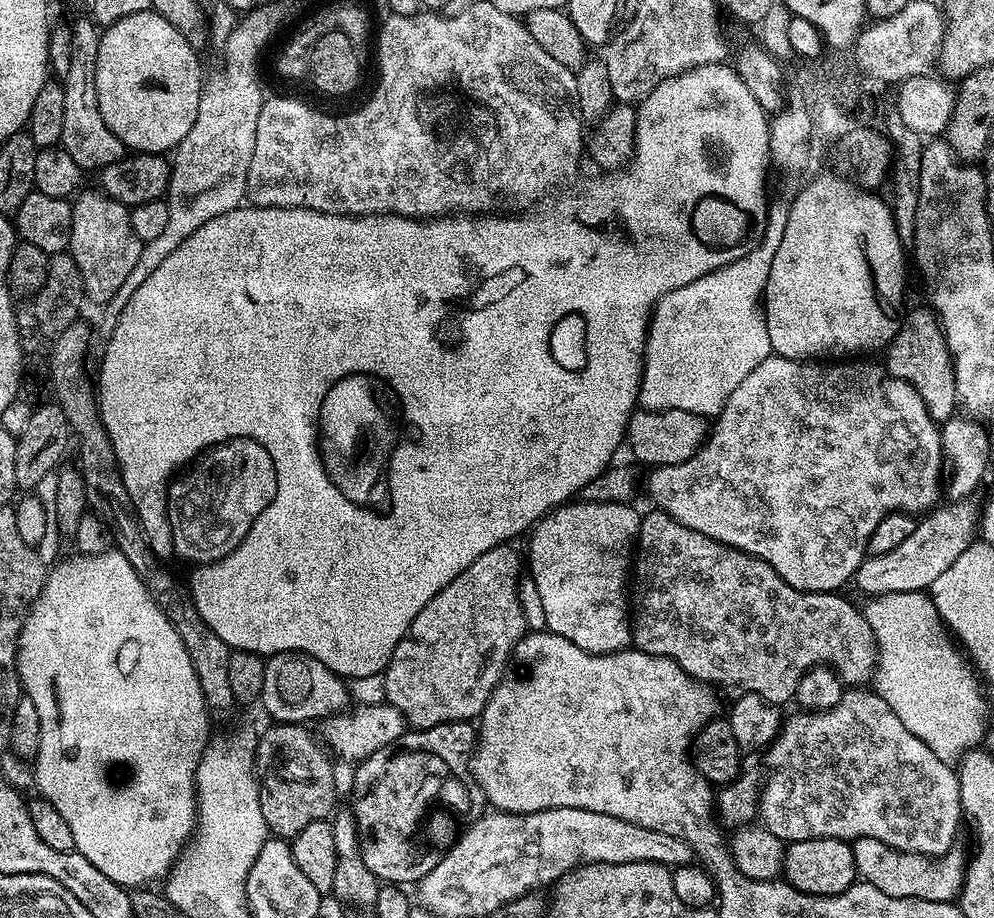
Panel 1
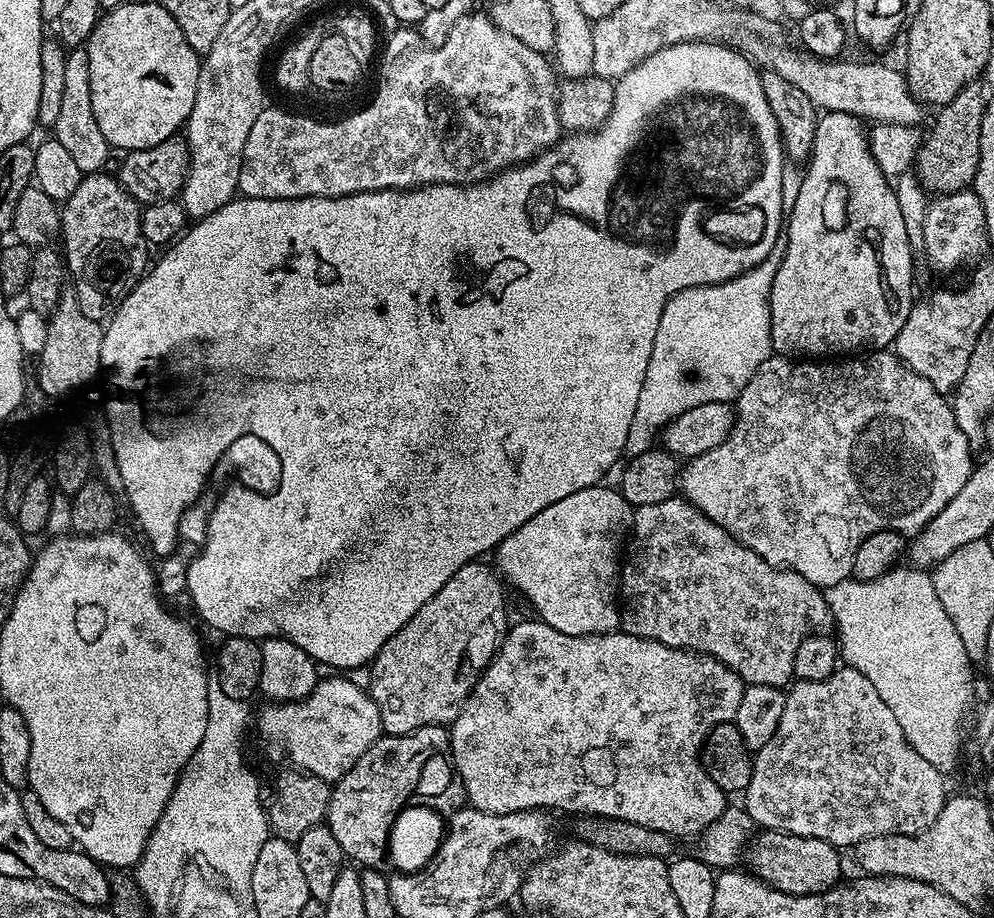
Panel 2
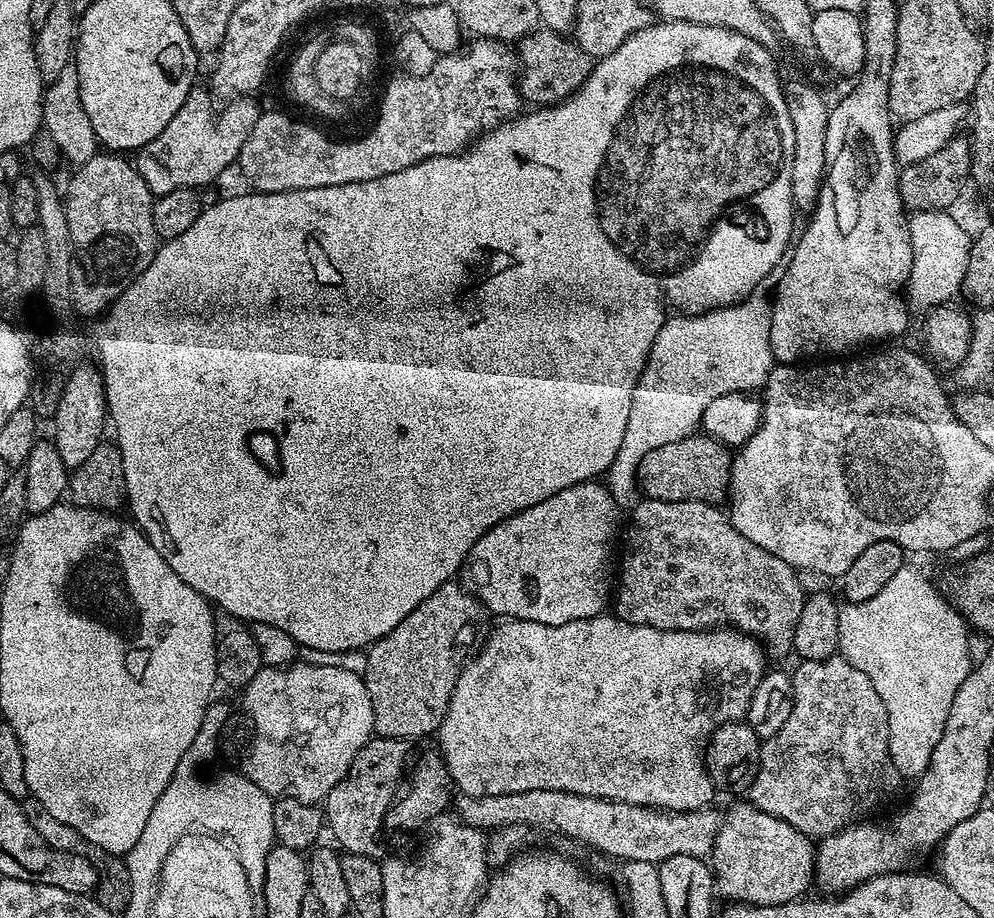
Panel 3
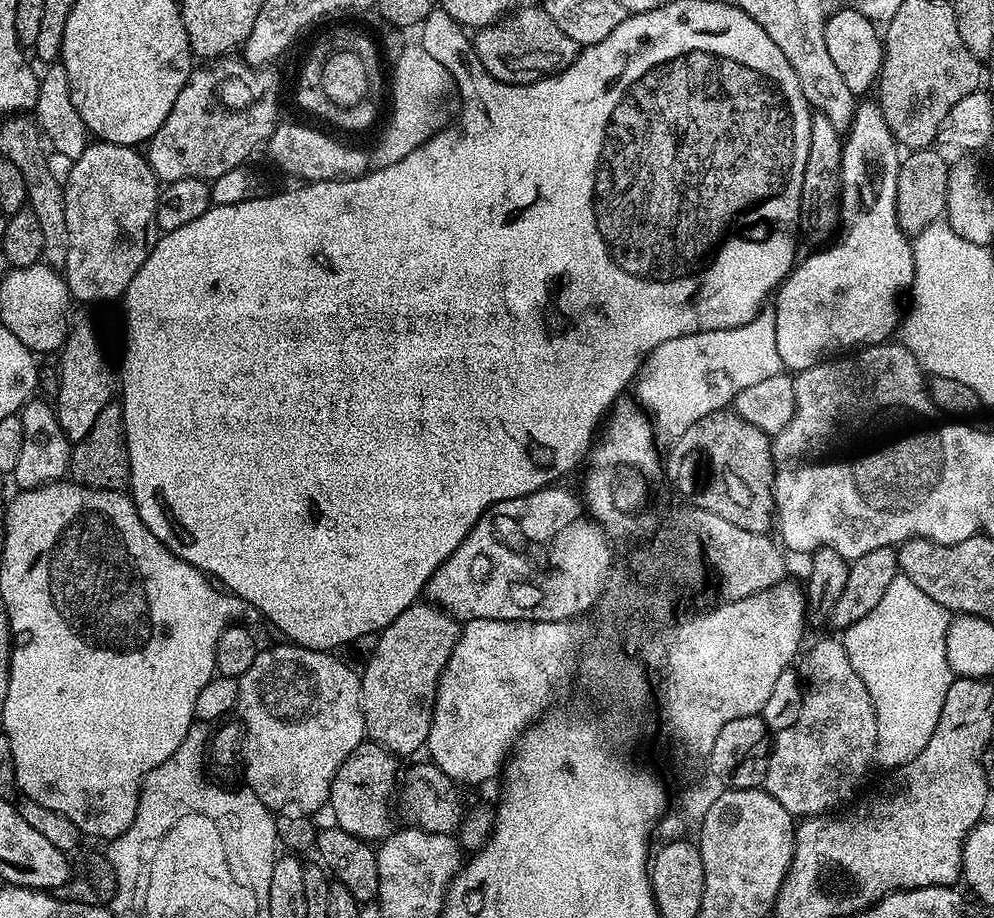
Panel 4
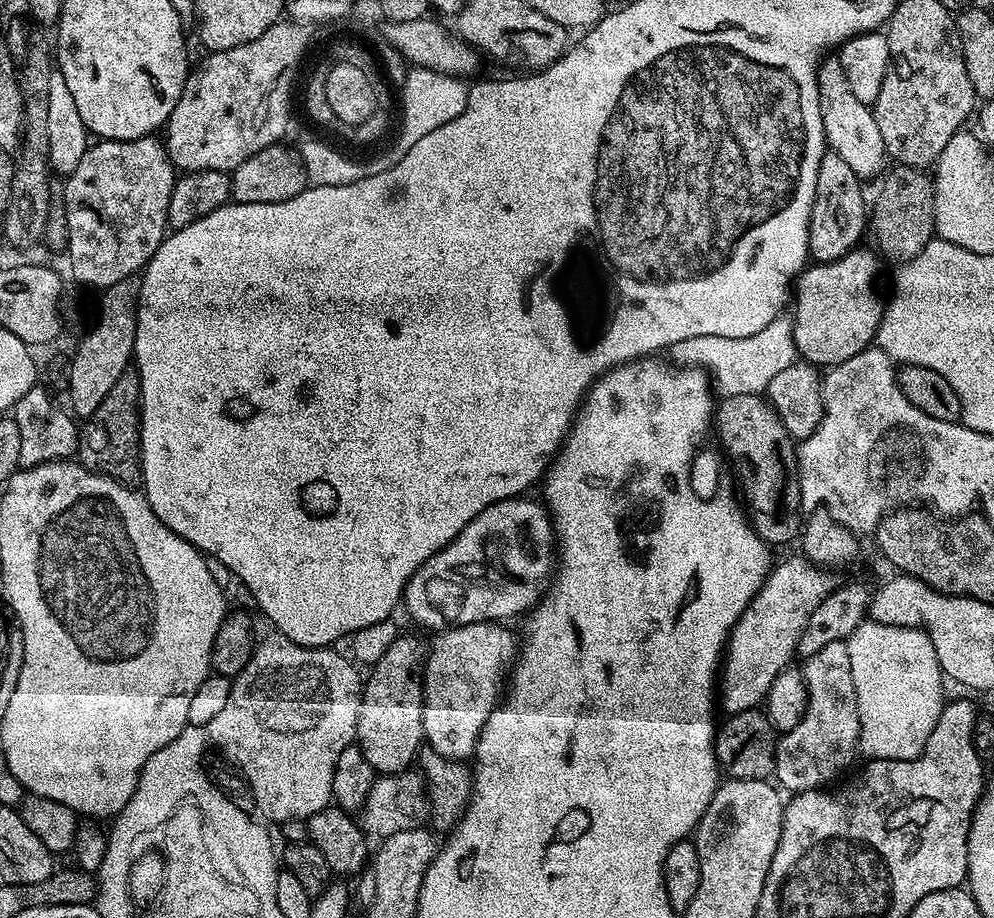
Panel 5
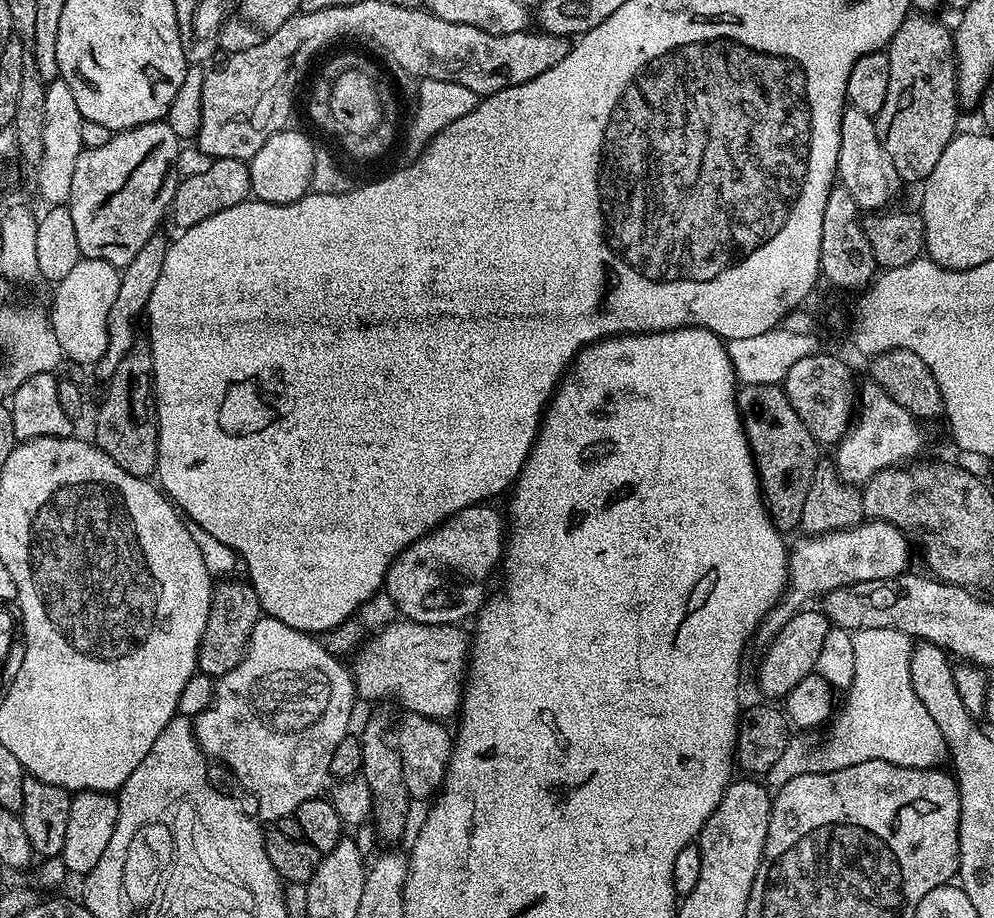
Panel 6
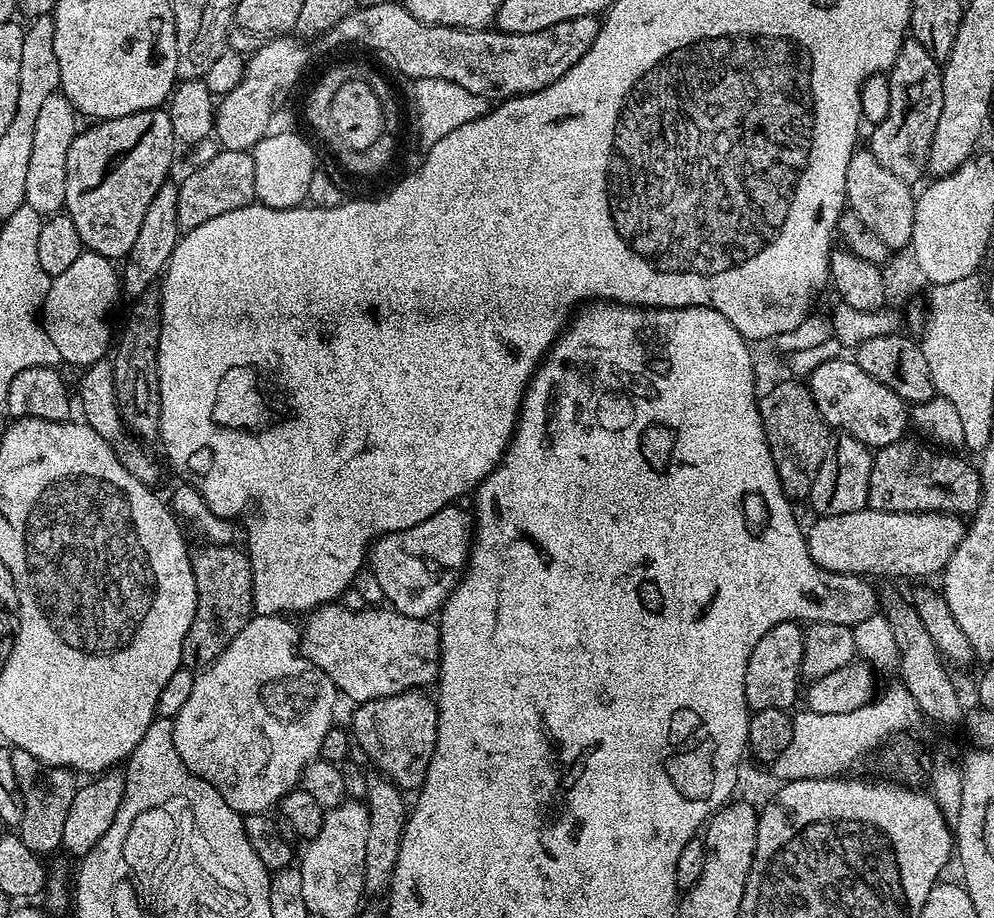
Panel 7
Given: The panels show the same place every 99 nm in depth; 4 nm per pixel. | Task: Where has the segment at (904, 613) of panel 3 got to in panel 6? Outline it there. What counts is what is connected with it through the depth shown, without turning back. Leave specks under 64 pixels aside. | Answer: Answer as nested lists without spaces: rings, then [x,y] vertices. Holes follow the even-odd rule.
[[[858,630],[852,633],[854,642],[854,678],[846,689],[848,701],[844,709],[831,721],[832,729],[828,732],[828,745],[825,748],[804,748],[804,744],[796,738],[789,739],[786,750],[774,766],[766,773],[766,780],[773,789],[778,790],[790,778],[801,776],[803,772],[833,772],[846,766],[858,766],[858,762],[890,762],[894,766],[907,768],[934,768],[945,763],[949,755],[942,732],[937,723],[930,718],[929,711],[922,706],[921,699],[911,685],[910,664],[914,640],[898,630]]]

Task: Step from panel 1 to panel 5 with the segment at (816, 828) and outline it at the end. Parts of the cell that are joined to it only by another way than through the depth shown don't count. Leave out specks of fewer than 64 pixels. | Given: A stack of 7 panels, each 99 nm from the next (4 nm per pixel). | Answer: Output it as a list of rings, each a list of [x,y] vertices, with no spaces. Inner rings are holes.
[[[843,640],[822,646],[818,654],[803,661],[804,685],[808,688],[808,705],[804,717],[794,726],[794,730],[783,733],[776,742],[776,767],[774,780],[785,793],[809,792],[824,788],[855,756],[860,747],[860,715],[858,714],[858,694],[854,690],[854,674],[850,674],[850,650]]]

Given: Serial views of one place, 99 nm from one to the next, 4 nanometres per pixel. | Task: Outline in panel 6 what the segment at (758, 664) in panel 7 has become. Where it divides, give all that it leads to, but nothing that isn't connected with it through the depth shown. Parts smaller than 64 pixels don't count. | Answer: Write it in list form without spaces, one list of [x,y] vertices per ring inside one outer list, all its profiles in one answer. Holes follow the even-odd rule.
[[[801,610],[795,612],[778,630],[778,634],[767,641],[764,657],[760,660],[760,669],[756,672],[756,684],[760,687],[761,697],[772,702],[783,701],[785,696],[802,682],[802,678],[813,675],[818,662],[818,654],[822,654],[822,642],[826,642],[826,634],[830,627],[823,611],[808,612]]]

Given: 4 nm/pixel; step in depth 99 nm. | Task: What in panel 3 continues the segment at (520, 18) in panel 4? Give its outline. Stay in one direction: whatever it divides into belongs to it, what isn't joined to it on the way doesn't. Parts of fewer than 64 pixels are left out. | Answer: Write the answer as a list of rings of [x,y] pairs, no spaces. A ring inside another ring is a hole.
[[[539,27],[535,32],[519,41],[518,52],[518,87],[521,97],[533,100],[533,105],[547,106],[559,104],[584,85],[592,73],[593,57],[580,49],[575,39],[567,35],[551,32],[549,28]]]

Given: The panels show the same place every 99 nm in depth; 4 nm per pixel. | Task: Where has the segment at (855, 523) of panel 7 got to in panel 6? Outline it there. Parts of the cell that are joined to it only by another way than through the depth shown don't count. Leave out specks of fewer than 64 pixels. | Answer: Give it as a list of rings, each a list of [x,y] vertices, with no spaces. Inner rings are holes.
[[[865,519],[853,528],[827,532],[821,536],[800,534],[788,550],[788,587],[782,599],[768,612],[758,629],[759,639],[772,640],[795,612],[801,611],[811,596],[823,598],[827,592],[853,586],[871,586],[876,580],[895,580],[905,575],[910,541],[900,529],[881,520]]]

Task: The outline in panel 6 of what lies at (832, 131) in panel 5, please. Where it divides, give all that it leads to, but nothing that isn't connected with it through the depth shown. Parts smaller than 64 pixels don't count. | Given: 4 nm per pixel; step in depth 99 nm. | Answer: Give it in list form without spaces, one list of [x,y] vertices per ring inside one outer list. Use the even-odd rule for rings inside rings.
[[[851,106],[845,107],[842,114],[836,175],[843,188],[850,190],[850,196],[861,210],[887,209],[896,191],[902,187],[898,170],[894,170],[894,162],[890,162],[890,154],[886,154],[880,145],[875,119]]]

